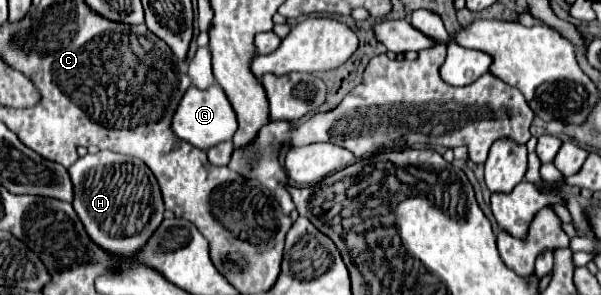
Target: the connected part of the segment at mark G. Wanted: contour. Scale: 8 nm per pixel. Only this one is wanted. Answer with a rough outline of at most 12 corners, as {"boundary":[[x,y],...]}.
{"boundary":[[191,85],[173,131],[205,151],[231,141],[237,117],[219,85]]}

